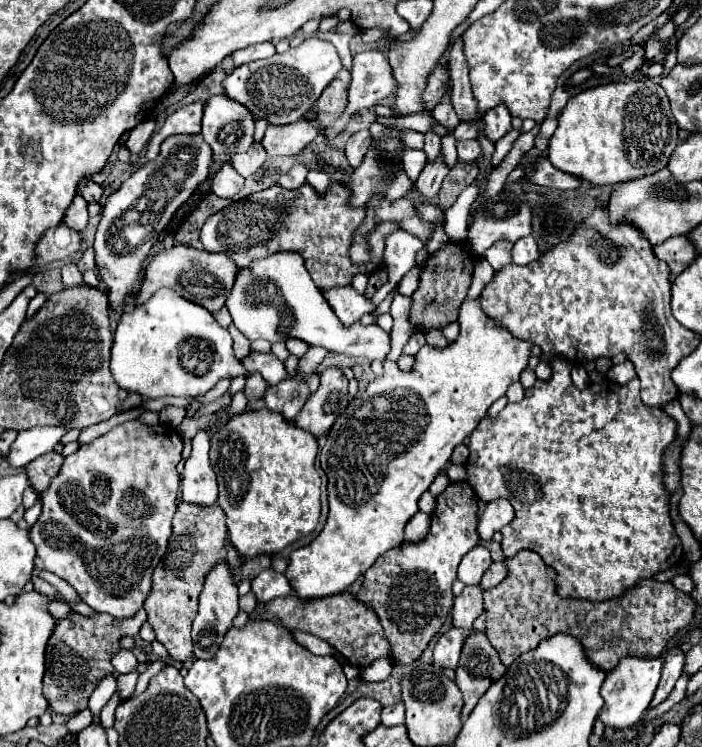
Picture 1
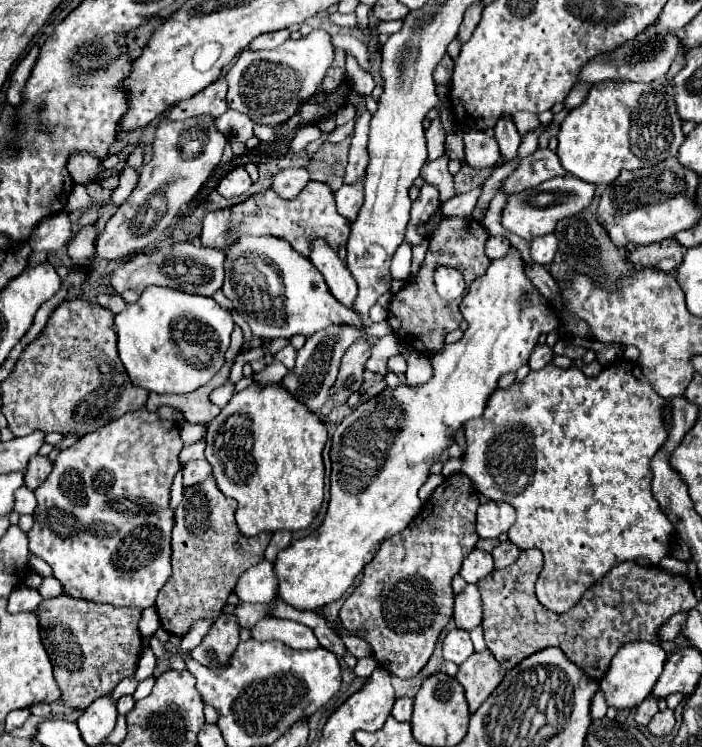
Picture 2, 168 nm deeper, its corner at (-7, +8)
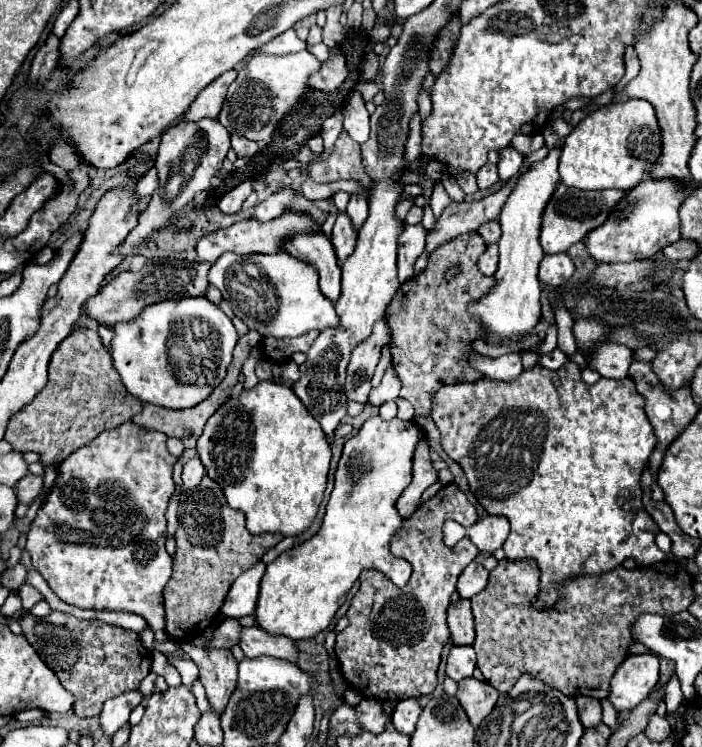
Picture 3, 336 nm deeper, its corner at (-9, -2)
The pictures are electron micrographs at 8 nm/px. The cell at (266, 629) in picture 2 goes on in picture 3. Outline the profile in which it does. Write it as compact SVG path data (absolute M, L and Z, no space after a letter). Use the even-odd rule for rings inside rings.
M243 628L239 646L247 658L275 656L291 662L299 658L297 642L293 638L287 638L281 634L267 634L267 630L263 628Z

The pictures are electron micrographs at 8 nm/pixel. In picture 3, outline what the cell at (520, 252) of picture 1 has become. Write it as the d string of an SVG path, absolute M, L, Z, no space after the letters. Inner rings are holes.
M565 252L545 254L539 264L539 280L545 284L551 284L553 288L567 282L573 272L575 272L575 266Z

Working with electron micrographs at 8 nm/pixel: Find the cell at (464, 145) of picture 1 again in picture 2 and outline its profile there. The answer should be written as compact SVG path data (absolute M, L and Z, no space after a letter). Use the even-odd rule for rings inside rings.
M467 128L463 132L463 140L465 140L465 158L471 168L495 168L501 154L493 136Z

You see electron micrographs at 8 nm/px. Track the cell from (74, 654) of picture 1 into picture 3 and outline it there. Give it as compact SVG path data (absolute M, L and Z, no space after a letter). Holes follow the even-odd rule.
M65 612L37 618L25 614L21 628L39 658L57 674L63 688L75 696L73 712L81 718L97 716L107 698L137 690L141 680L151 672L151 652L141 644L139 634L103 620L79 620Z

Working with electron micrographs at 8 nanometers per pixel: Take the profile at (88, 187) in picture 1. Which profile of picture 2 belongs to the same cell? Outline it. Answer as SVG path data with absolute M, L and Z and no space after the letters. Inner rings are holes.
M71 154L69 156L69 162L67 162L67 170L73 178L75 184L87 184L87 182L93 182L93 180L103 180L103 178L109 178L111 174L115 174L126 164L126 160L120 161L113 169L103 170L101 168L101 162L95 158L95 156L89 156L89 154Z

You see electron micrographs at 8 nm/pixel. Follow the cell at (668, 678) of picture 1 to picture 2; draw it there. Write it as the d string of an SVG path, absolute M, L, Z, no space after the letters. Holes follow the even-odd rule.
M651 696L651 698L647 698L645 702L641 702L641 704L639 704L637 714L635 714L637 728L641 728L641 730L643 730L643 728L647 728L647 724L649 724L649 722L651 722L651 718L655 716L655 712L659 710L659 708L657 708L657 702L659 702L659 700Z

